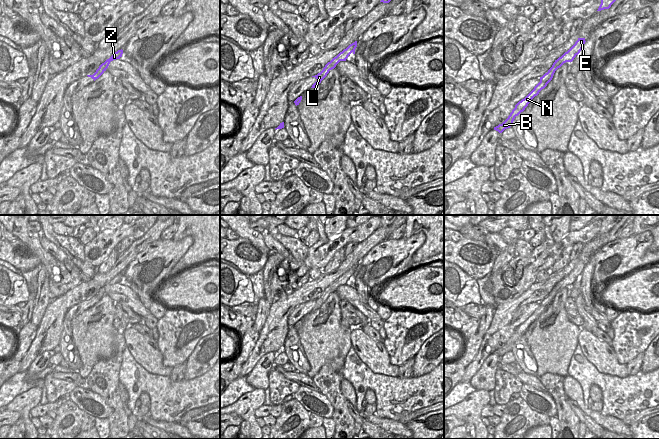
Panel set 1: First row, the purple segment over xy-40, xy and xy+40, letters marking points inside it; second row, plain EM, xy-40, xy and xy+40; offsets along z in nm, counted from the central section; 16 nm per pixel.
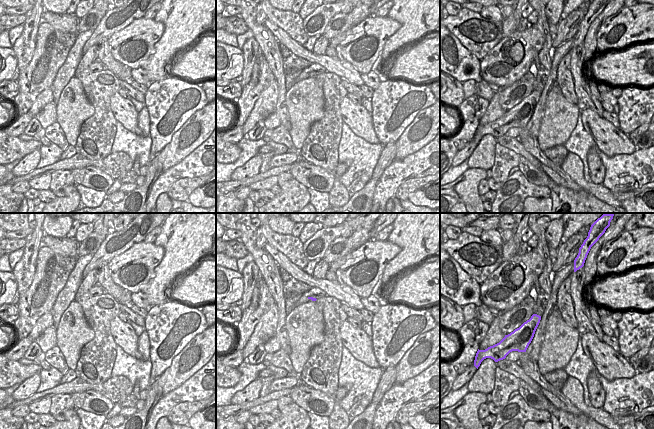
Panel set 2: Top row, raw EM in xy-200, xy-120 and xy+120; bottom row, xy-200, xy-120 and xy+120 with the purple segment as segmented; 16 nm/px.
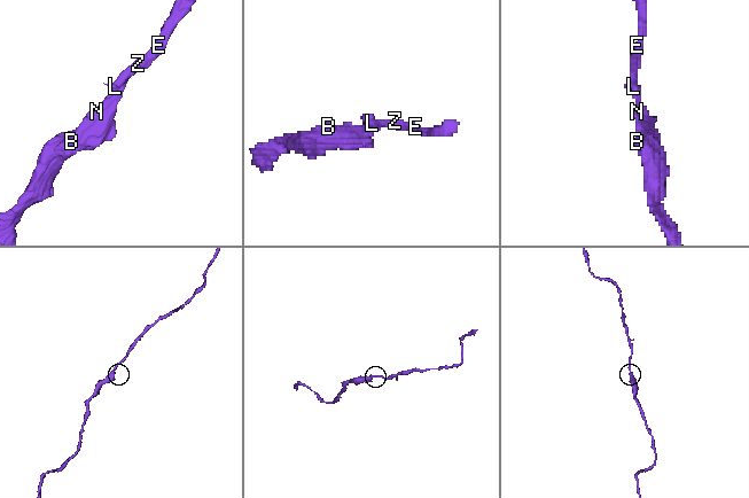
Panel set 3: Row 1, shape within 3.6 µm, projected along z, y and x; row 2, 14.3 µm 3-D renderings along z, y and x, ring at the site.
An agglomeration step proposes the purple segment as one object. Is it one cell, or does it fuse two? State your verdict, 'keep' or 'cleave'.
keep

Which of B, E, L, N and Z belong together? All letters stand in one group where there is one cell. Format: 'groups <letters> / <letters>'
groups B E L N Z

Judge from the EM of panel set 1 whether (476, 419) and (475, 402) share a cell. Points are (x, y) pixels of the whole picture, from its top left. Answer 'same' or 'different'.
same

